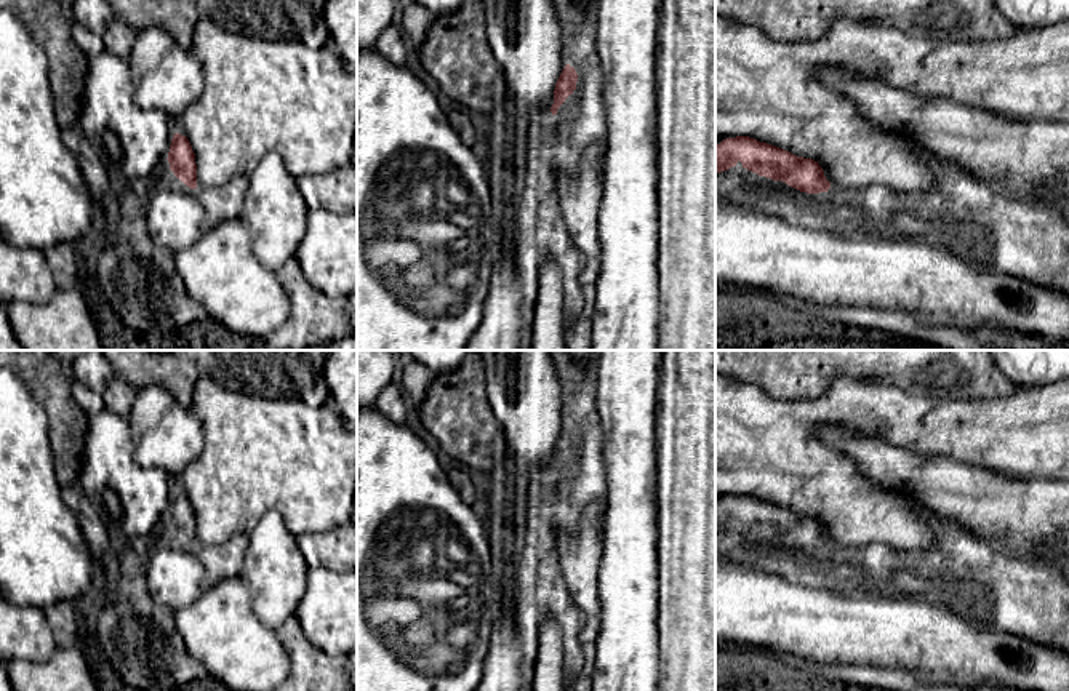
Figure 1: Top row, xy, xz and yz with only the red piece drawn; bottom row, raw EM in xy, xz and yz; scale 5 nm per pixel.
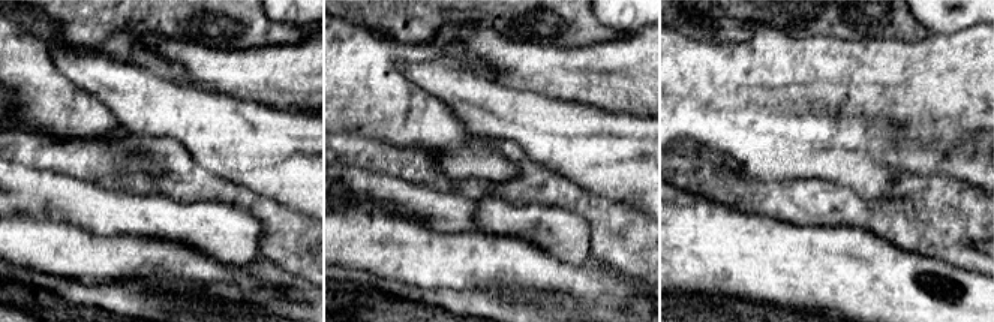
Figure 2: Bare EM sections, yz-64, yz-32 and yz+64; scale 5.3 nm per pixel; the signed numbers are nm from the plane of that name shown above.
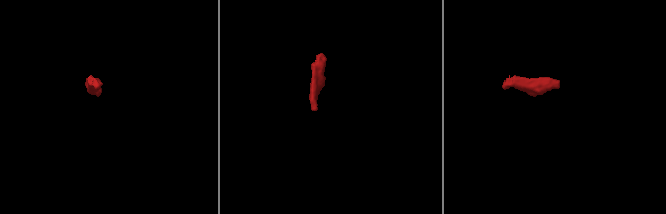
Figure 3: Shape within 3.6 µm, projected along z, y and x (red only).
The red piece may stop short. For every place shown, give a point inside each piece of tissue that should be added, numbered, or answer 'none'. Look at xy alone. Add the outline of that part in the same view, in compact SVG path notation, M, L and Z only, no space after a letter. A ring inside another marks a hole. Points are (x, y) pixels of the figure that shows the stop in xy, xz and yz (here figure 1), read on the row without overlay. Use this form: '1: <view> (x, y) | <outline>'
none

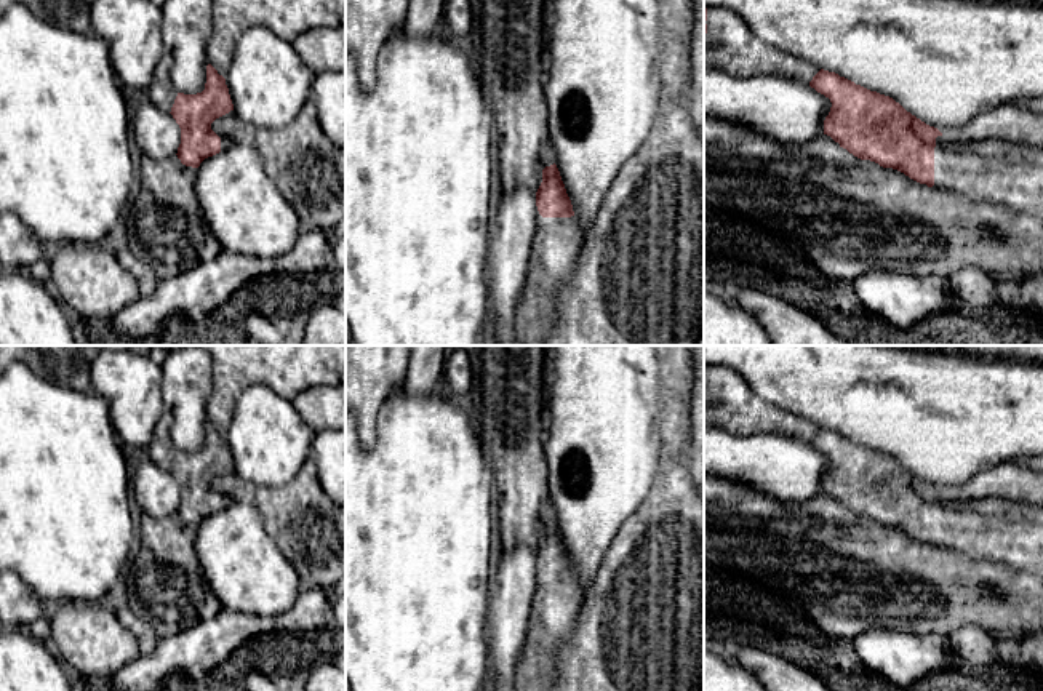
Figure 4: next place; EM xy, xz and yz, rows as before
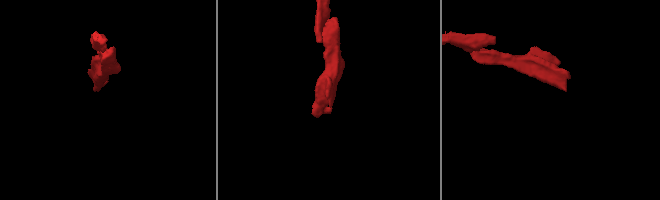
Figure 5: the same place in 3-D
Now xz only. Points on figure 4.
1: xz (557, 599) | M536 569L536 592L528 640L517 669L520 691L549 691L560 672L560 653L573 635L582 589L571 576L542 576Z

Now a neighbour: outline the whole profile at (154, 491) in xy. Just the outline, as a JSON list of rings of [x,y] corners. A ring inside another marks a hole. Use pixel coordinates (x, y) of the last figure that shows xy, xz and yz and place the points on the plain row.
[[[138,456],[131,465],[131,504],[136,513],[168,517],[178,512],[179,502],[181,486],[173,473],[147,456]]]

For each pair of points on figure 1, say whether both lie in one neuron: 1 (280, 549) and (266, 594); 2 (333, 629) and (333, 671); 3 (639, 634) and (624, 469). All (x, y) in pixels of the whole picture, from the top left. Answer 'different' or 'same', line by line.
1: same
2: different
3: same

